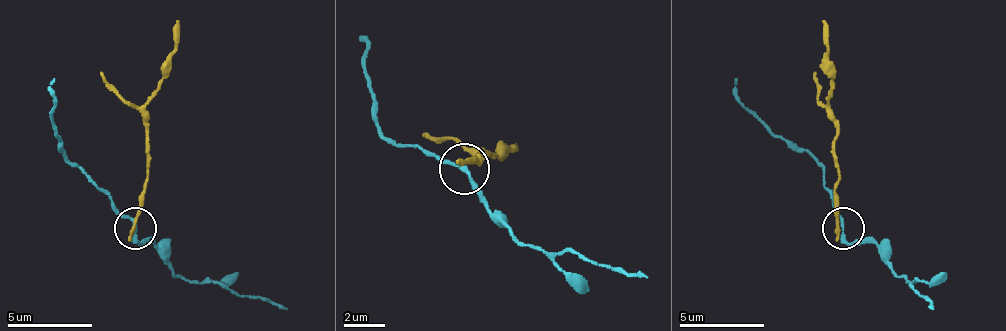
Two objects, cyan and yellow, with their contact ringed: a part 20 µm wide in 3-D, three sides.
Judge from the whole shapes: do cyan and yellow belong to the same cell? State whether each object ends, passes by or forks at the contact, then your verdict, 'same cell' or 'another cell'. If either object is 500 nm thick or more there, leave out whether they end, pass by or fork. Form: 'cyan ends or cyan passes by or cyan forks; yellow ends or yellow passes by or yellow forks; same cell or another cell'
cyan passes by; yellow ends; same cell

